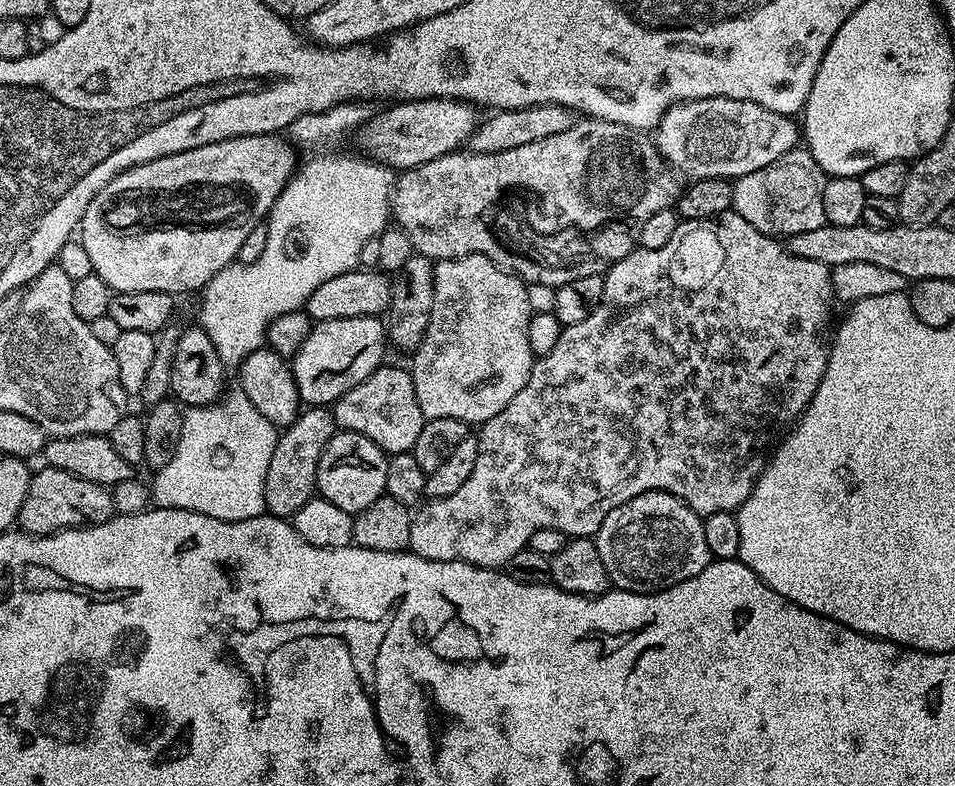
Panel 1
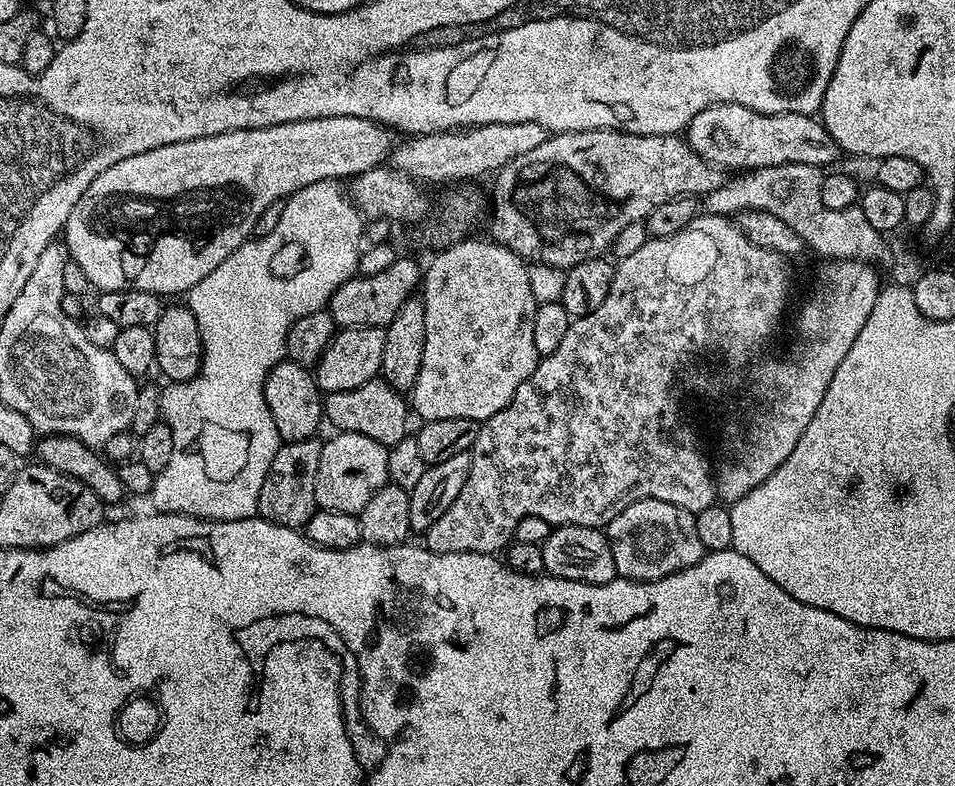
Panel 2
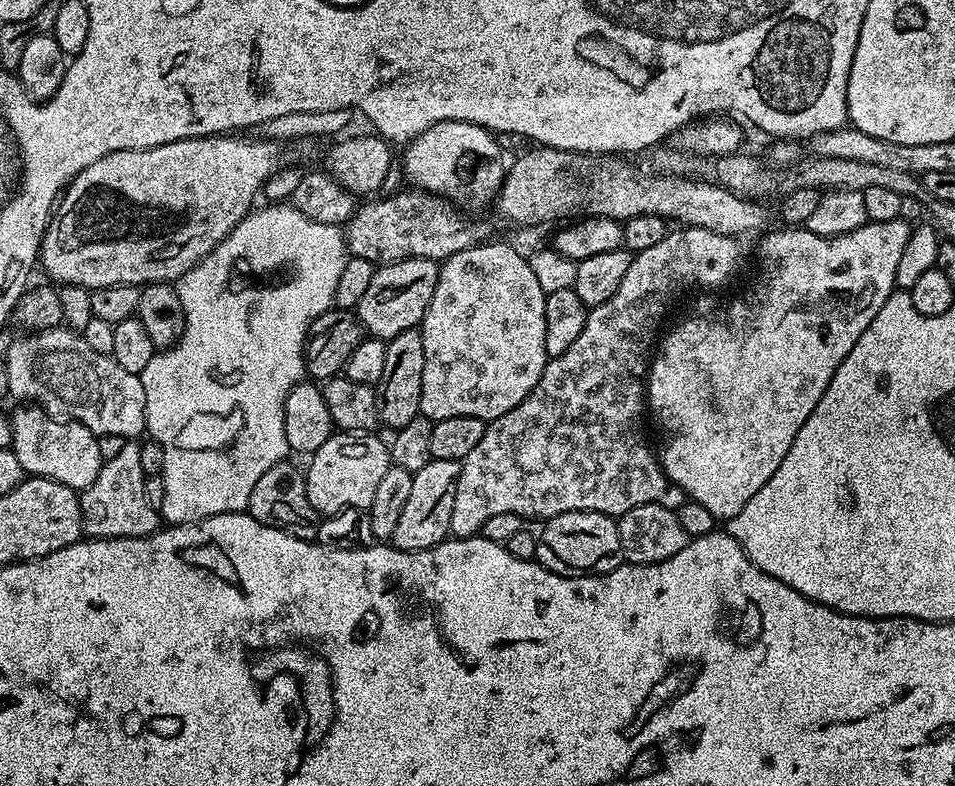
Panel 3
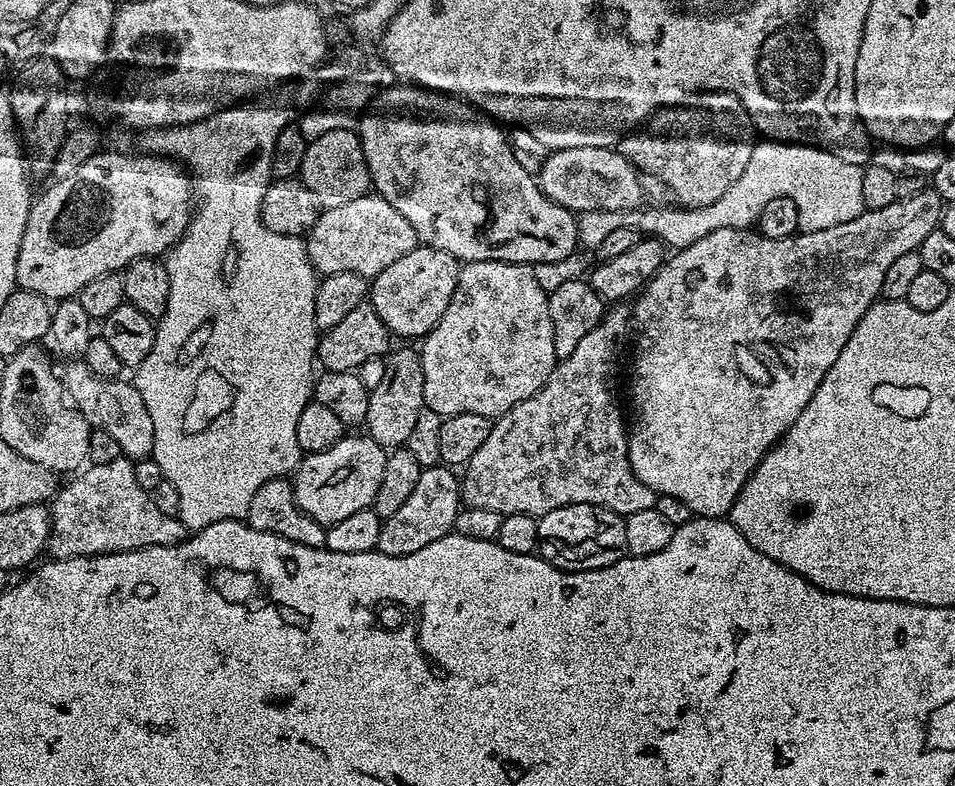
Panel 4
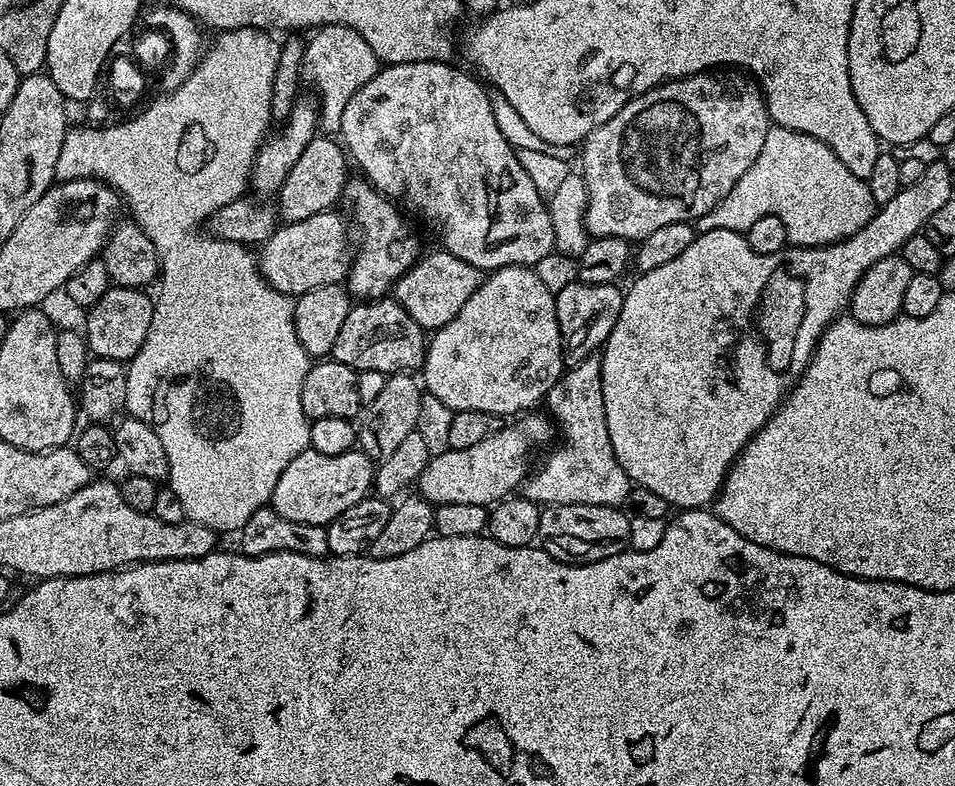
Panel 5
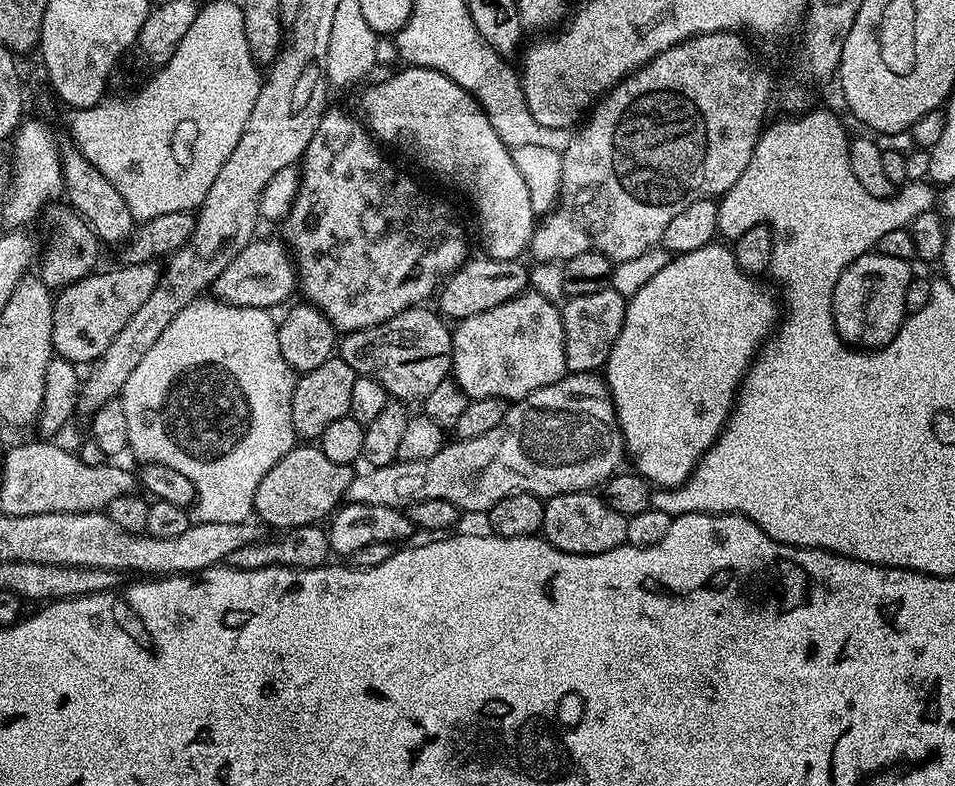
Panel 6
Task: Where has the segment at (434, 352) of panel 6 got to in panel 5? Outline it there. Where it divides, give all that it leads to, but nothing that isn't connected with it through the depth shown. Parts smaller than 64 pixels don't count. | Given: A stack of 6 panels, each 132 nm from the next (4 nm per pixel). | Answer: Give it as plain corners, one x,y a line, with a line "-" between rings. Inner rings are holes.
381,298
353,303
338,330
331,359
350,366
357,374
366,370
378,370
385,374
415,373
423,369
425,355
425,328
418,326
418,322
406,314
406,310
395,298

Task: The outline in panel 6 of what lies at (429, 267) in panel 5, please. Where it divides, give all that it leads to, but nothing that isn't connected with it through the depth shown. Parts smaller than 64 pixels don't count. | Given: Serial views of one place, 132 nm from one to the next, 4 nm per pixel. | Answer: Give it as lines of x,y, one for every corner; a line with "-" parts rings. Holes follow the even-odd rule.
483,259
465,260
464,265
444,281
438,293
438,311
441,316
452,322
459,322
474,314
482,314
482,310
494,310
494,306
502,306
529,291
529,265
524,265
520,260

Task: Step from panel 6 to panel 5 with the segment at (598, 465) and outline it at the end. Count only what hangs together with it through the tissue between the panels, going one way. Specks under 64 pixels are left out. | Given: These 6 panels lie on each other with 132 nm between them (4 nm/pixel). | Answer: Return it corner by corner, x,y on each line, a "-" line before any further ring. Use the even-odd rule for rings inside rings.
524,414
505,423
490,438
470,446
470,450
454,450
438,454
429,460
418,481
419,495
435,506
450,502
474,502
491,506
515,493
529,475
528,455
552,438
554,424
547,415

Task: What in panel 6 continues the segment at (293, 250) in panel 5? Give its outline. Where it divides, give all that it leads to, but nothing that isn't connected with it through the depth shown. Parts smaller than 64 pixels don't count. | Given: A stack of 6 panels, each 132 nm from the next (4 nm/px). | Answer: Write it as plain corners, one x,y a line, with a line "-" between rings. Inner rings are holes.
253,238
242,250
242,254
238,254
238,258
234,258
234,262
230,262
230,266
222,270
222,274
218,274
210,289
215,299
243,308
276,310
291,292
297,291
296,266
289,249
279,239
260,239

